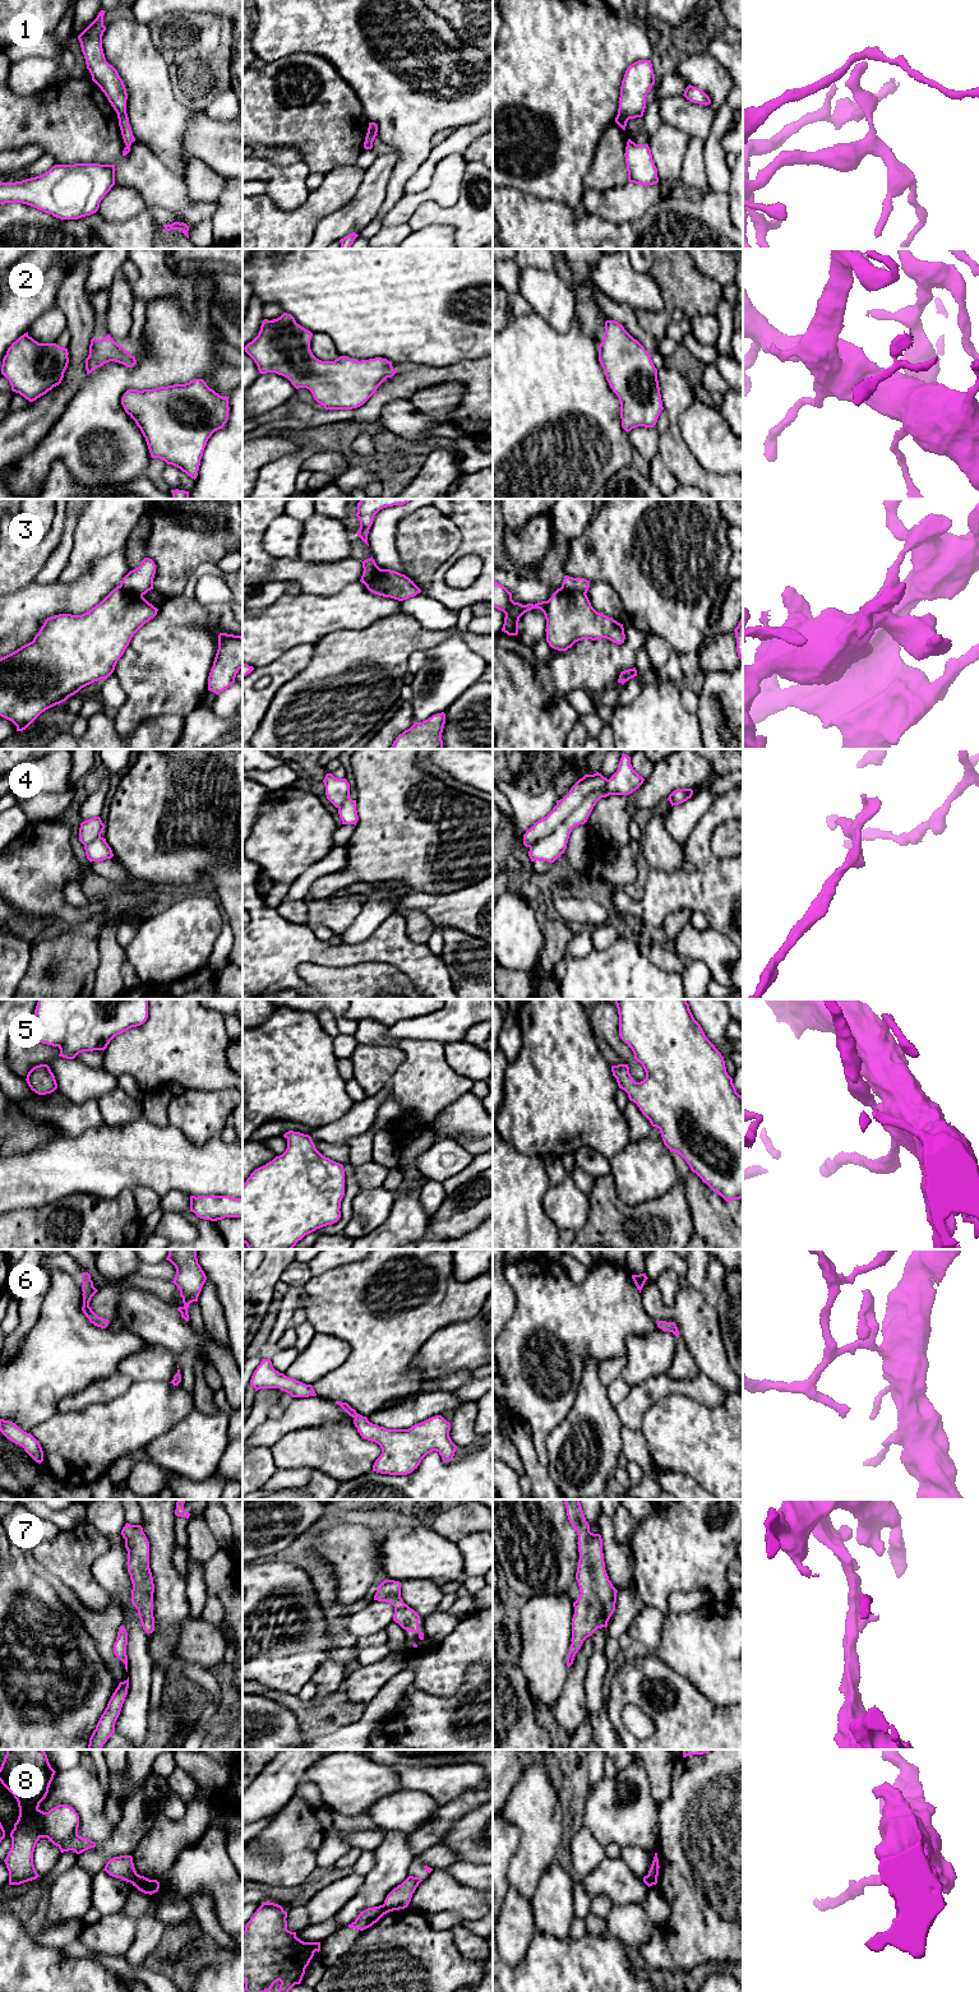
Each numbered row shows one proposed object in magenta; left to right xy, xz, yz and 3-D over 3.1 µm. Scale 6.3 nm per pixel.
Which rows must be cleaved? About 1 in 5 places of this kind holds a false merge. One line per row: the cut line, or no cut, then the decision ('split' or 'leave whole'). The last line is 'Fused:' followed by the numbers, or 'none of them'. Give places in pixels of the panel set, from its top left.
1: cut in yz along (618, 111), (628, 119); split
2: no cut; leave whole
3: cut in yz along (560, 587), (585, 594); split
4: cut in yz along (608, 780), (603, 786), (591, 791), (562, 822), (530, 849); split
5: no cut; leave whole
6: no cut; leave whole
7: no cut; leave whole
8: cut in xy along (138, 1875), (132, 1882); split
Fused: 1, 3, 4, 8

